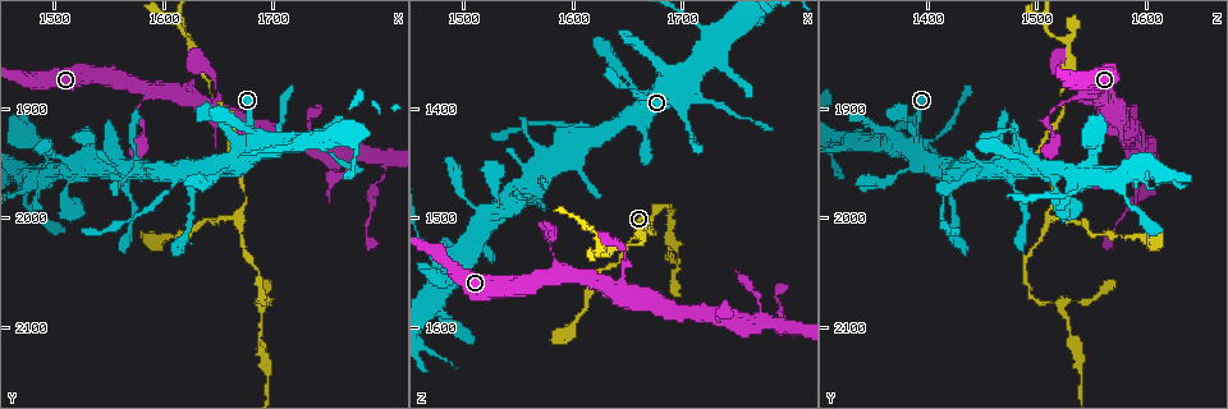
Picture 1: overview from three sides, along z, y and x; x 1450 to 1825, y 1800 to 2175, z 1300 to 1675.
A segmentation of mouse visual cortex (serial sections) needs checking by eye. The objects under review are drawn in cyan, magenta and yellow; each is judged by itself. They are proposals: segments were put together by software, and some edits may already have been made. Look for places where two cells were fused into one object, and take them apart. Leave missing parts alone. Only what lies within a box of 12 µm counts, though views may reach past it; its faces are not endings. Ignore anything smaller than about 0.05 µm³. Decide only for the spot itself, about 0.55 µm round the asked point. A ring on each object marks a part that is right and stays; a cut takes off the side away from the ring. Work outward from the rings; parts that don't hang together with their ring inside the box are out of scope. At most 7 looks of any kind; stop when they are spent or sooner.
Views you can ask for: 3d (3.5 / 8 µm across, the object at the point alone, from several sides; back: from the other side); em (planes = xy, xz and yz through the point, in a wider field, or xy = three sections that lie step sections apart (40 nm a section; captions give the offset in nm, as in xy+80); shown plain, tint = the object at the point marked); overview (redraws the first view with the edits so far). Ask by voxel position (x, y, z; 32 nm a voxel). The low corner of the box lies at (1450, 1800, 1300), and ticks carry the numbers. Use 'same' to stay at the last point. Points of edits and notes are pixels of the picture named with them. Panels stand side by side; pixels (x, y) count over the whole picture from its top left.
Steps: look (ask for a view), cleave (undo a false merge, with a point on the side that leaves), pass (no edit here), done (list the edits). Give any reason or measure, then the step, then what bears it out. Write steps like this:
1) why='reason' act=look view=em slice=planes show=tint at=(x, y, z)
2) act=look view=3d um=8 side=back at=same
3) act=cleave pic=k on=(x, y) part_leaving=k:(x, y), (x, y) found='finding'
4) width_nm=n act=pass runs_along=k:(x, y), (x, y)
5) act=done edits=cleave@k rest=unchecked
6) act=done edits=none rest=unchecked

why='sudden change in width' act=look view=3d um=8 side=back at=(1606, 1968, 1414)

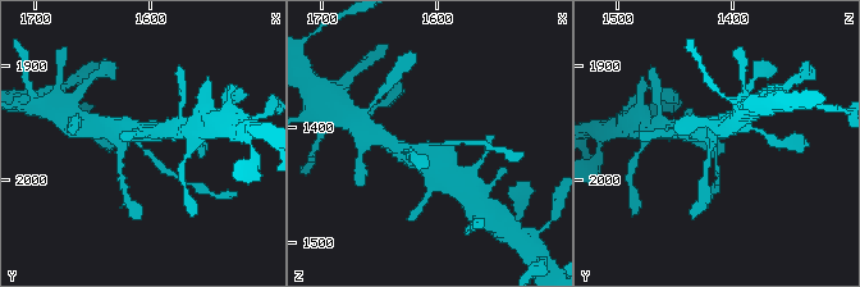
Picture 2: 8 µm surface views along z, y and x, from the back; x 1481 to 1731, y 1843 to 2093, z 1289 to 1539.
arm_widths_nm=150,500 act=look view=em slice=xy step=1 show=tint at=(1608, 1970, 1416)

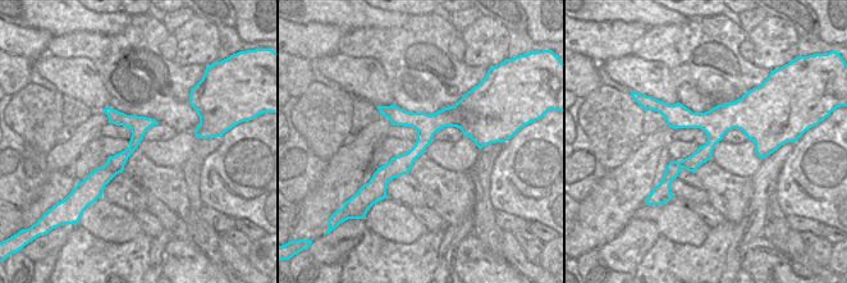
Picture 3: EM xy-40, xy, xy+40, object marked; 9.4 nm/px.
act=pass runs_along=3:(476, 135), (439, 121), (378, 176) found='one cell here'

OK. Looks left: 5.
why='three arms meet' act=look view=3d um=3.5 at=(1672, 1996, 1510)

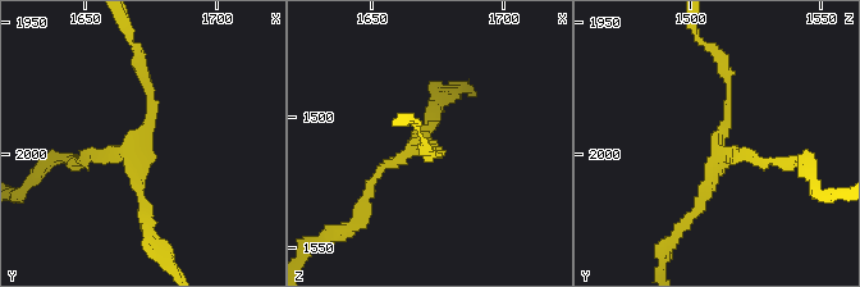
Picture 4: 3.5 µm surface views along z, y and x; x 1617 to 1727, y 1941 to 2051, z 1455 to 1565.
arms=3 arm_widths_nm=100,100,150 why='need the tissue' act=look view=em slice=xy step=1 show=tint at=(1671, 1998, 1513)

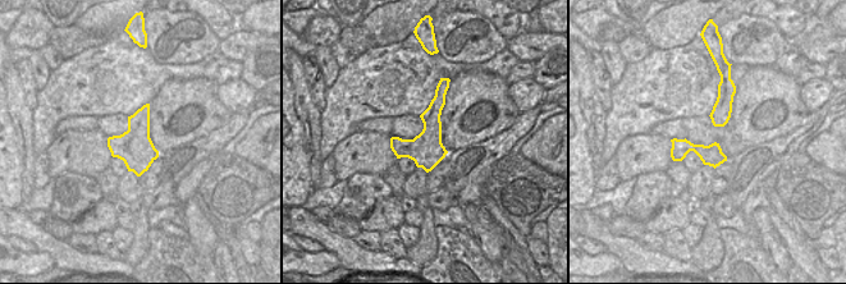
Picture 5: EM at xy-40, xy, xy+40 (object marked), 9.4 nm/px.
act=pass runs_along=4:(724, 72), (727, 123), (721, 162), (685, 226) found='continuous, no second cell'

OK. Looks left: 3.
why='branch point' act=look view=3d um=3.5 at=(1688, 2078, 1520)

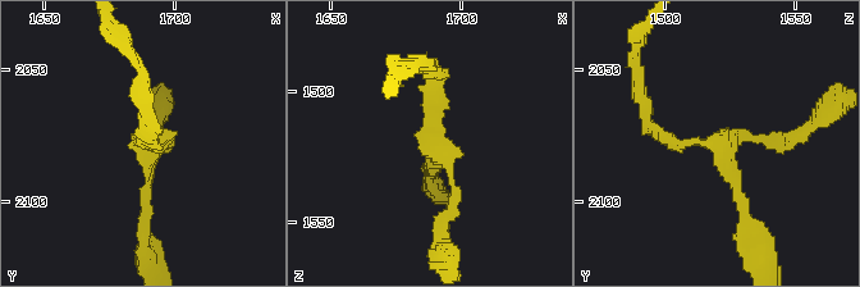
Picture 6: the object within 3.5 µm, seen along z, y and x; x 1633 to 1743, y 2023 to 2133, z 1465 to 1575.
arms=3 arm_widths_nm=150,150,150 why='need the tissue' act=look view=em slice=xy step=1 show=tint at=(1689, 2078, 1522)

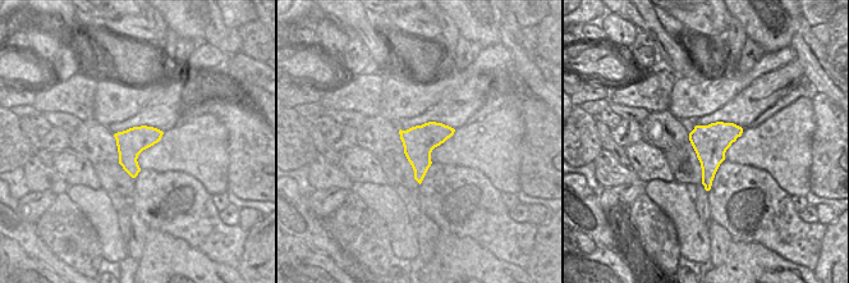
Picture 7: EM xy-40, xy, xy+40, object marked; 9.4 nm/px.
act=pass runs_along=6:(645, 121), (676, 144), (724, 147), (744, 227) found='all the same cell'

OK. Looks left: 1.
act=done edits=none rest=unchecked

